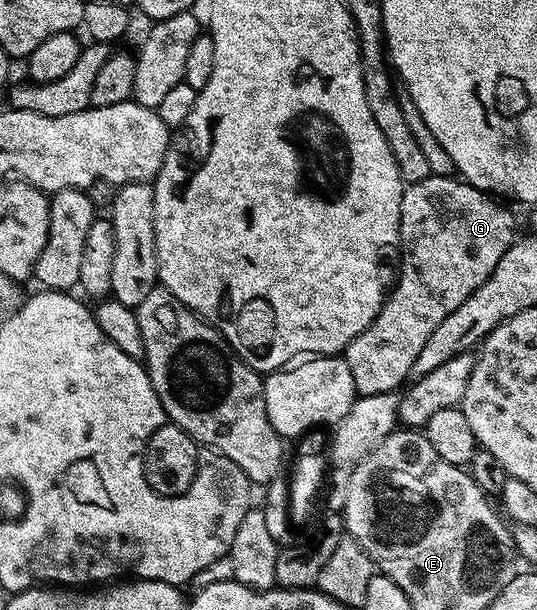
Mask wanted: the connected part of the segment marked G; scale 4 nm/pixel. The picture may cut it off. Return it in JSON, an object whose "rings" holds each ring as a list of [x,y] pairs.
{"rings":[[[430,175],[403,187],[400,202],[402,269],[399,272],[397,269],[396,279],[380,314],[376,314],[374,321],[359,336],[352,338],[344,353],[358,396],[398,392],[411,379],[412,362],[416,362],[420,350],[424,350],[424,342],[432,338],[436,326],[440,326],[440,322],[444,322],[444,318],[452,314],[460,302],[467,300],[486,281],[488,274],[492,274],[492,270],[496,270],[496,262],[504,258],[516,239],[514,216],[502,204],[505,203],[499,202],[493,195],[454,176]]]}

